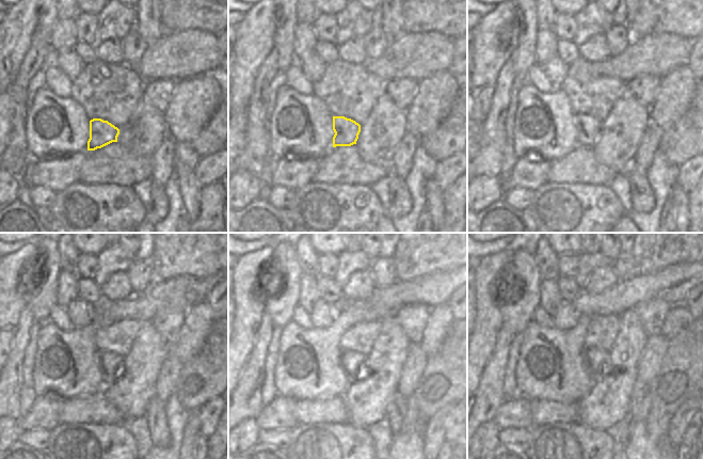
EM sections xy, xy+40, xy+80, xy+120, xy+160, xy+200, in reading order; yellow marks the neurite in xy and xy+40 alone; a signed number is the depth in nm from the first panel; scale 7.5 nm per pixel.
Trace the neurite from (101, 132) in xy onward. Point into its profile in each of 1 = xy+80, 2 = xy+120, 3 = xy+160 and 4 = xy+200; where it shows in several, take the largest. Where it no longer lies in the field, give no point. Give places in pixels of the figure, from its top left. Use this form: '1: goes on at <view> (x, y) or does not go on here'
1: goes on at xy+80 (587, 127)
2: goes on at xy+120 (111, 365)
3: goes on at xy+160 (352, 362)
4: goes on at xy+200 (596, 361)

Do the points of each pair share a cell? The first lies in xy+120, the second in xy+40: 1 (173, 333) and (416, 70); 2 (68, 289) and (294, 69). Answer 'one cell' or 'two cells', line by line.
1: two cells
2: two cells

